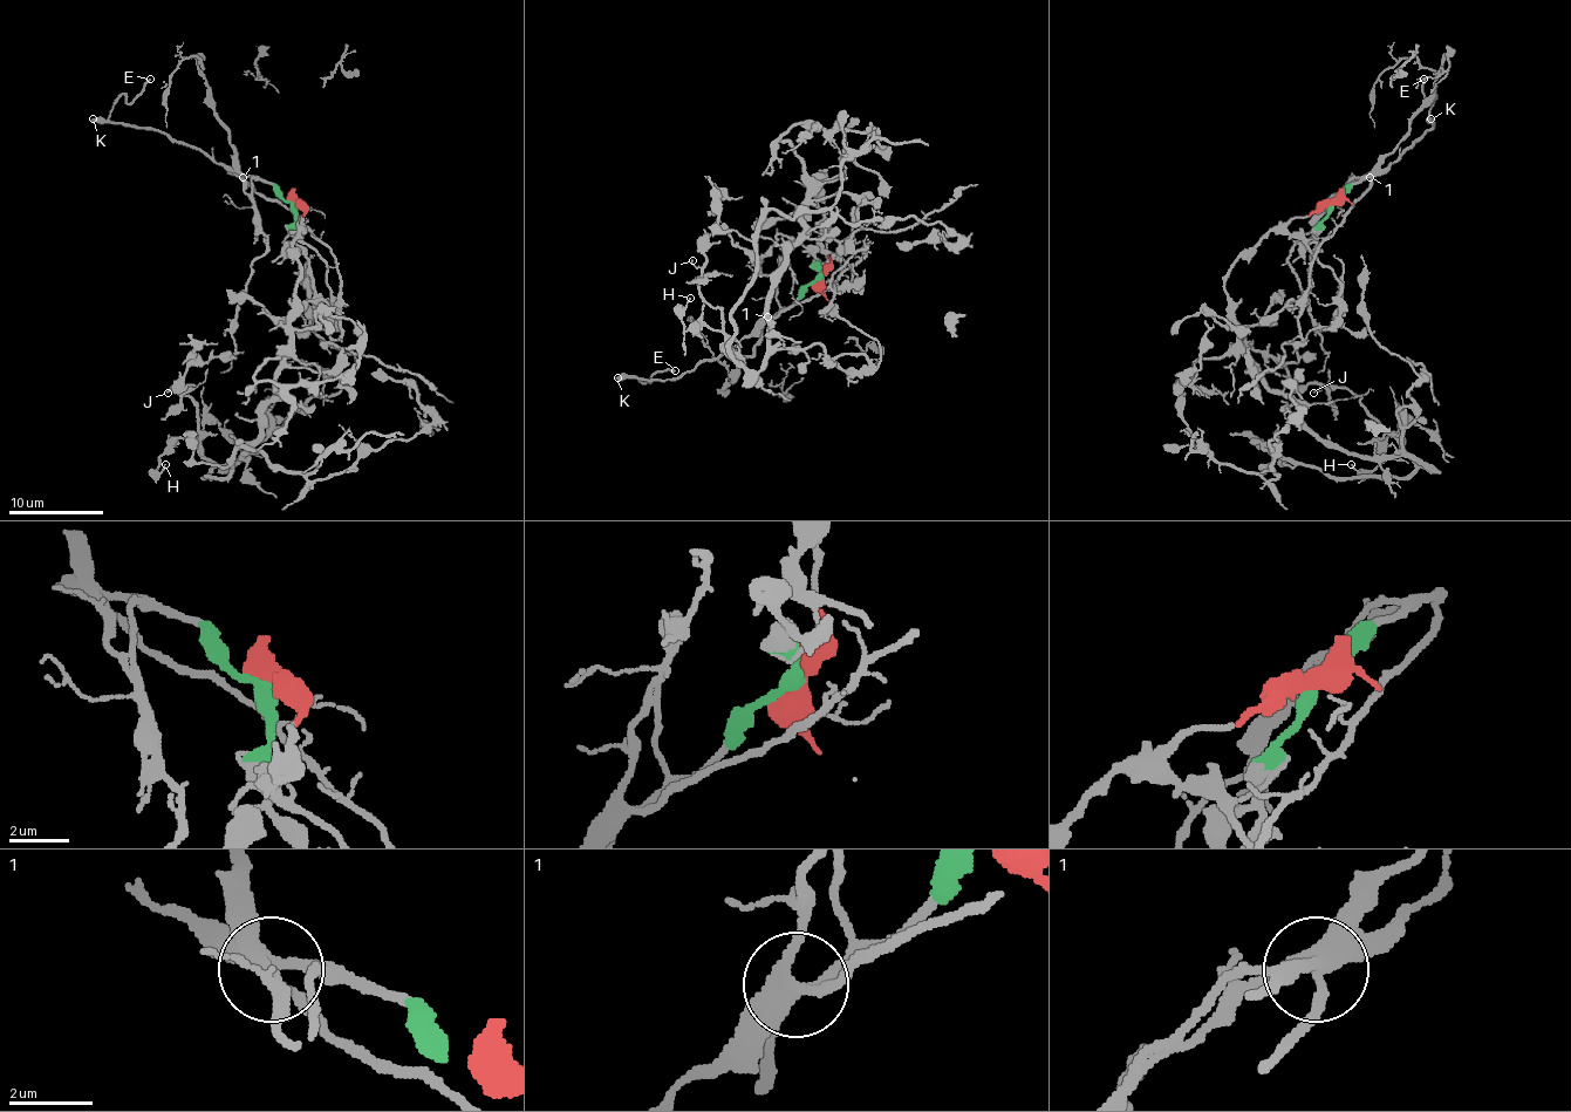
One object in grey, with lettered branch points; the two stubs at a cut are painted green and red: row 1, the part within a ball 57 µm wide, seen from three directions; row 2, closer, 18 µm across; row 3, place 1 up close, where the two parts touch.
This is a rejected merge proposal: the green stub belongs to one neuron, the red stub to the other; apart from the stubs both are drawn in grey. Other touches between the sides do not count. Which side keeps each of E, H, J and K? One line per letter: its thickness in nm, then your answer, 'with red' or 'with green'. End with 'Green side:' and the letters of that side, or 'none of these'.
E: 200 nm thick; with green
H: 140 nm thick; with red
J: 110 nm thick; with red
K: 460 nm thick; with green
Green side: E, K

